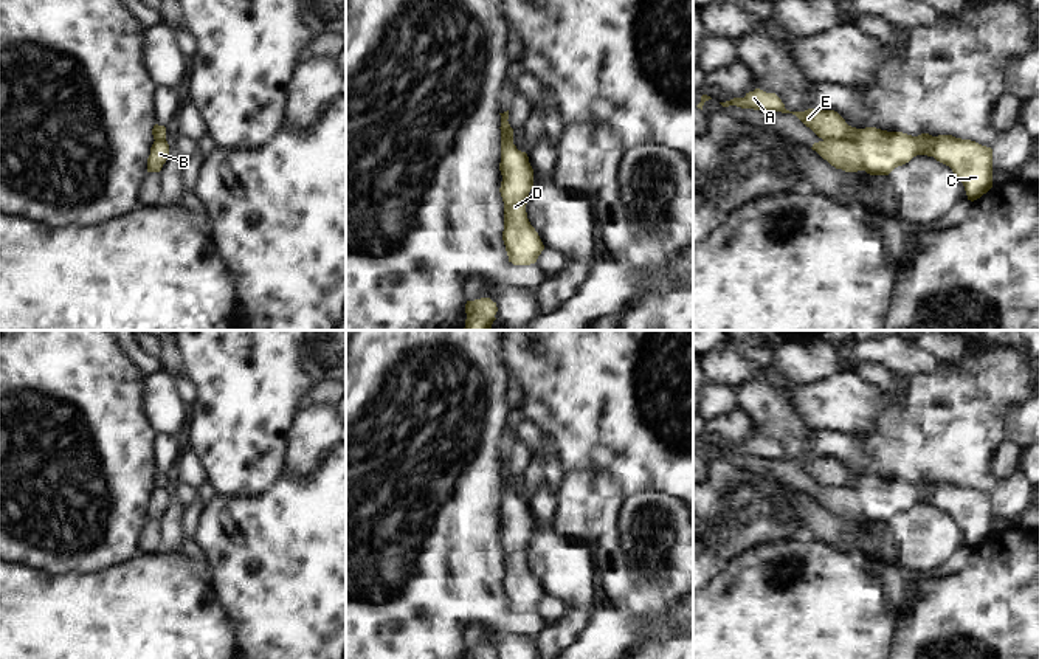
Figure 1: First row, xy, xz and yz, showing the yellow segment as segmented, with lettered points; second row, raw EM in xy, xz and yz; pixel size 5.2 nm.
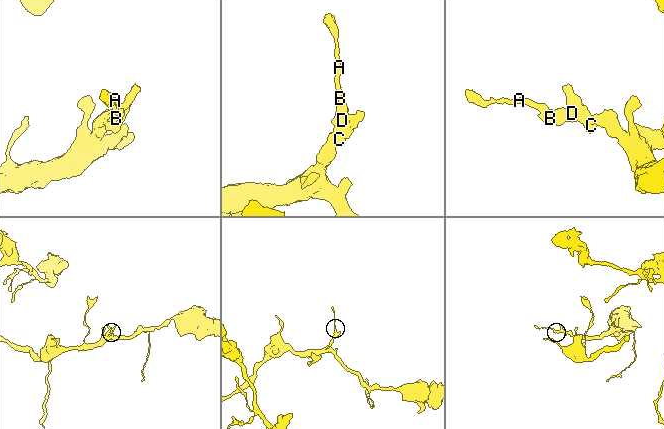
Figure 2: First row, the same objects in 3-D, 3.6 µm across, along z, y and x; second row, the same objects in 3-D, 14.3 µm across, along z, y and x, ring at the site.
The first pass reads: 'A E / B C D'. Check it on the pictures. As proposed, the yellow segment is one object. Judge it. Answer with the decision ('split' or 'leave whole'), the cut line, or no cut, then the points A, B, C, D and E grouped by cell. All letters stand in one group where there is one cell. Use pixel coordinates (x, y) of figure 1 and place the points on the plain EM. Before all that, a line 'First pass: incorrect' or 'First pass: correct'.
First pass: incorrect
leave whole; cut none; groups A B C D E

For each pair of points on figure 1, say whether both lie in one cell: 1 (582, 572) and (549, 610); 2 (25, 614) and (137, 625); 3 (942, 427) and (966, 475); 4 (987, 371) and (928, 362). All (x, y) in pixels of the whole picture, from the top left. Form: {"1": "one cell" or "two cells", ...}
{"1": "two cells", "2": "one cell", "3": "one cell", "4": "two cells"}

